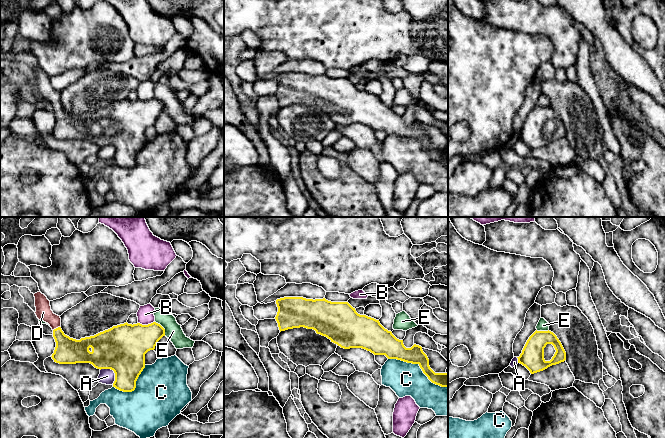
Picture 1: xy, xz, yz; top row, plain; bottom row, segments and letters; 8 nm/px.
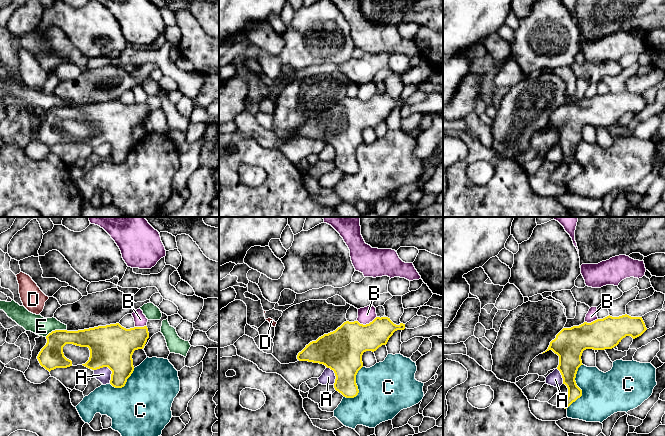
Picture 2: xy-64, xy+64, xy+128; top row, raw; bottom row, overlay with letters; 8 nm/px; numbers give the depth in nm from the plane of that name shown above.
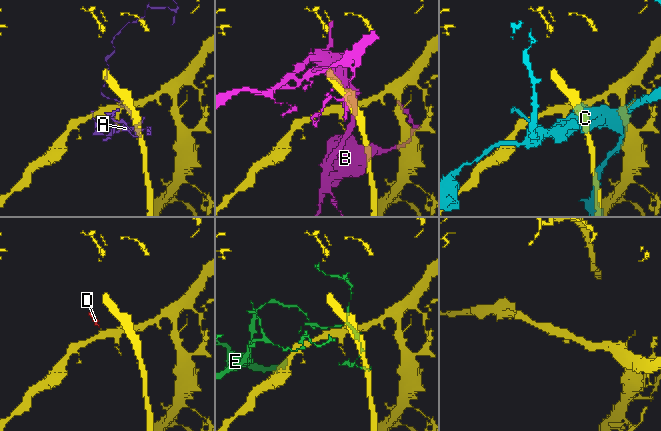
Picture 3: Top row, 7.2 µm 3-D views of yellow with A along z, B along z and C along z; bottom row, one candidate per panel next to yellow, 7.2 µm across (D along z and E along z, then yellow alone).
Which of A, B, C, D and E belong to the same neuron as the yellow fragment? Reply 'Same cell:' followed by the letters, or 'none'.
Same cell: D

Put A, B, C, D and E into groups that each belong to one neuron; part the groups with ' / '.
A / B / C / D / E

